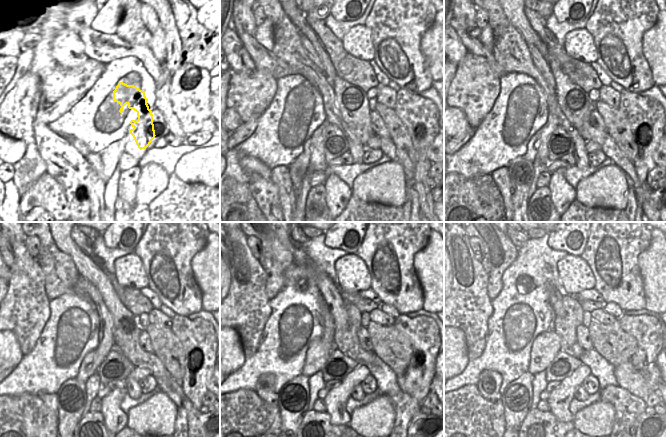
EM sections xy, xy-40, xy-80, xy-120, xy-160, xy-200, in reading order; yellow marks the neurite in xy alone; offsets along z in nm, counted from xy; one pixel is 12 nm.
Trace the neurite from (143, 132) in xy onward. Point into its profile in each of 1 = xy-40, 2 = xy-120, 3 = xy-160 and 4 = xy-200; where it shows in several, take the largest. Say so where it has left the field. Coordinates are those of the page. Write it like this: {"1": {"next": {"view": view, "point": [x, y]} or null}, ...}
{"1": {"next": {"view": "xy-40", "point": [350, 95]}}, "2": {"next": {"view": "xy-120", "point": [86, 267]}}, "3": {"next": {"view": "xy-160", "point": [330, 292]}}, "4": {"next": {"view": "xy-200", "point": [556, 296]}}}

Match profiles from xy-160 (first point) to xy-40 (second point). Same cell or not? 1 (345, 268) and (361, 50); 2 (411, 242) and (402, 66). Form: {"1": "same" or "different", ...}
{"1": "same", "2": "same"}

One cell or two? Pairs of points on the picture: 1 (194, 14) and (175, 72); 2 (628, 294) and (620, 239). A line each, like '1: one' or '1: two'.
1: one
2: one

